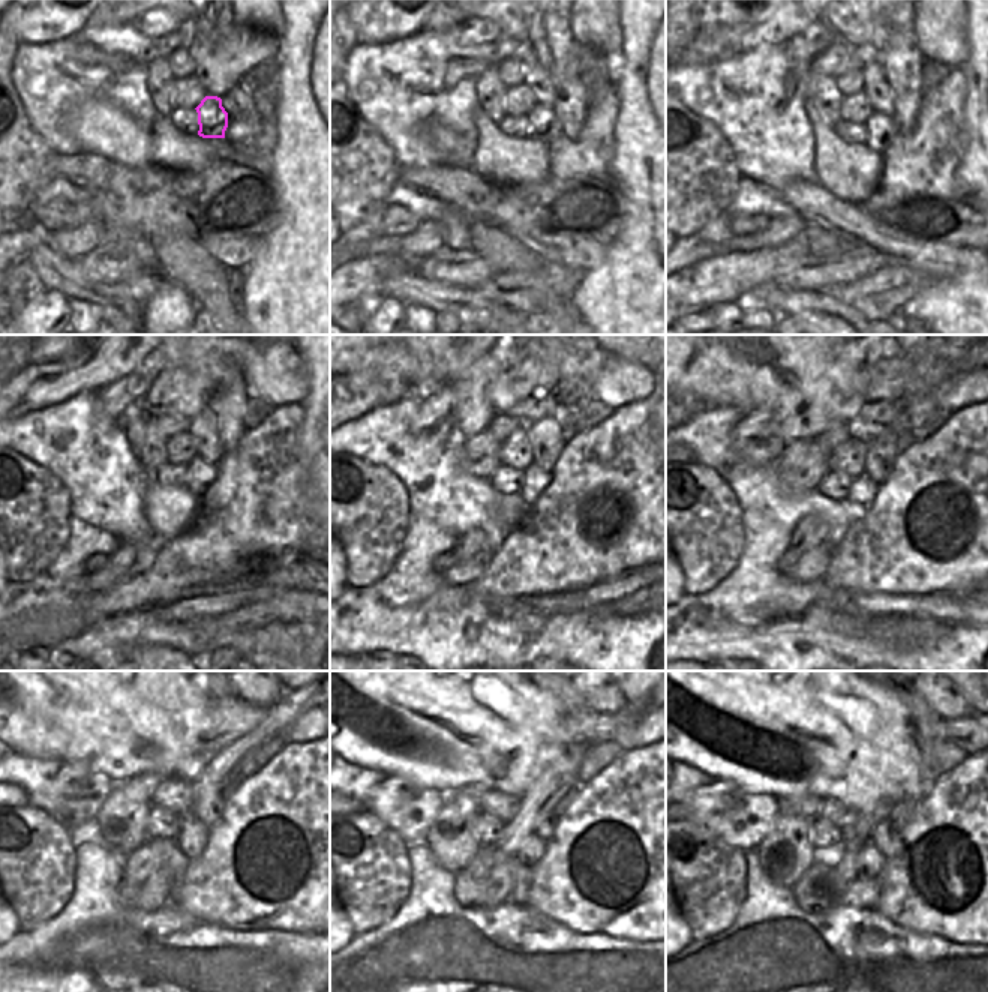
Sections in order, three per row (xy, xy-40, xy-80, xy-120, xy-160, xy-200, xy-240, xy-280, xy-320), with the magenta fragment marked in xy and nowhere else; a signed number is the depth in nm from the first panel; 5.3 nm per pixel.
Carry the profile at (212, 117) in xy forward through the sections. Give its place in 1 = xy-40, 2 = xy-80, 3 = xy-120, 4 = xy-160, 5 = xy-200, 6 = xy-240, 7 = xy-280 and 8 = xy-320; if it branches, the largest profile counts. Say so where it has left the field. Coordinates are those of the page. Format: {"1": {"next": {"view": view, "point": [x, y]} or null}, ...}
{"1": {"next": {"view": "xy-40", "point": [544, 126]}}, "2": {"next": {"view": "xy-80", "point": [880, 129]}}, "3": {"next": {"view": "xy-120", "point": [203, 474]}}, "4": {"next": {"view": "xy-160", "point": [535, 479]}}, "5": {"next": {"view": "xy-200", "point": [864, 491]}}, "6": {"next": {"view": "xy-240", "point": [192, 835]}}, "7": {"next": {"view": "xy-280", "point": [532, 848]}}, "8": {"next": {"view": "xy-320", "point": [868, 862]}}}

